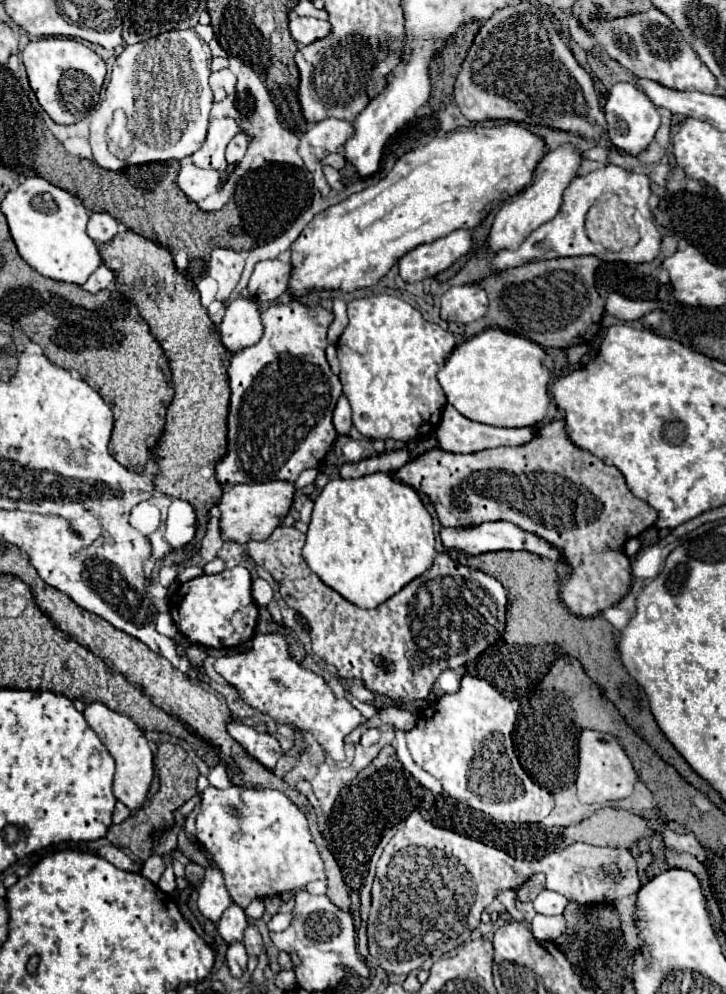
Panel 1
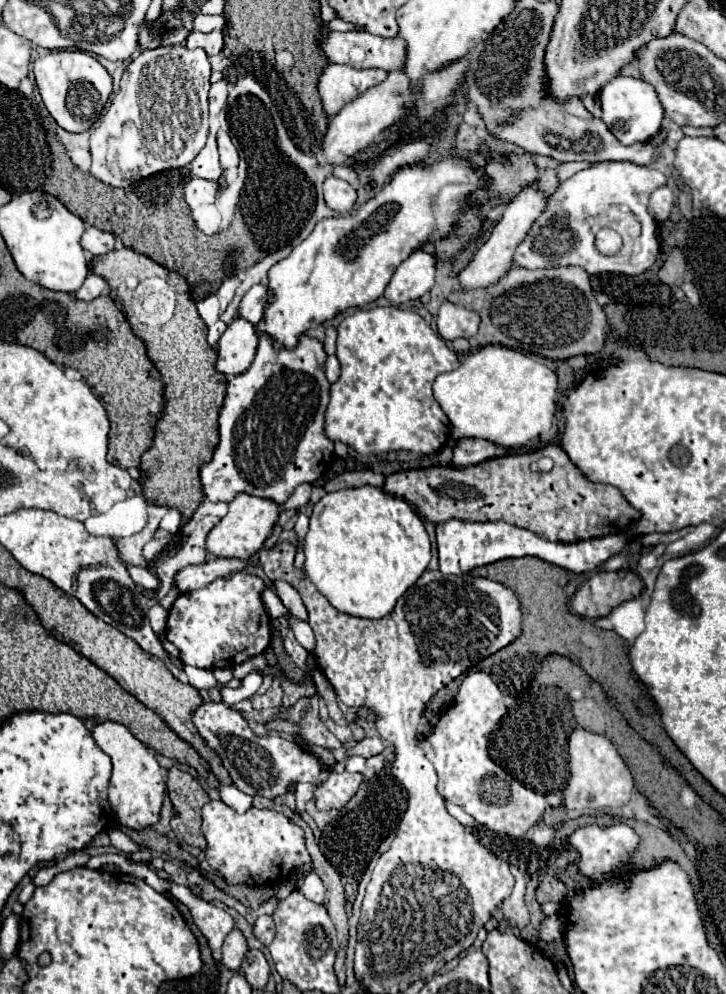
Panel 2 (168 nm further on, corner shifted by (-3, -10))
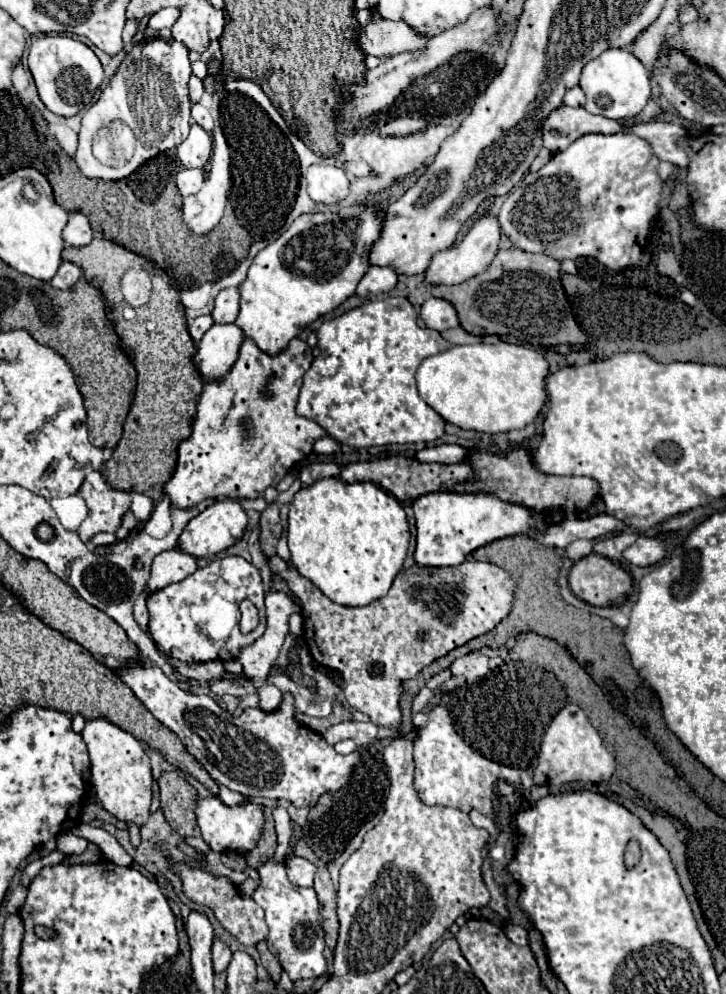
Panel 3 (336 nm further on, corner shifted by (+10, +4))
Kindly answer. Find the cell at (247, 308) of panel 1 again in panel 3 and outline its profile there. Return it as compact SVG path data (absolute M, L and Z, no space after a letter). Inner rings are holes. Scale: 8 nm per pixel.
M236 324L212 326L200 340L194 366L208 380L222 380L238 358L244 334Z

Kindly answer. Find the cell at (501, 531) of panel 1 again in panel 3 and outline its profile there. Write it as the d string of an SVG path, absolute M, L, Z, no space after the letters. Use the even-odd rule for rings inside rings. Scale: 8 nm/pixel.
M430 492L412 502L416 518L416 550L414 560L418 566L458 566L476 548L514 534L530 534L550 518L534 514L522 504L500 500L494 494L460 494L460 492Z

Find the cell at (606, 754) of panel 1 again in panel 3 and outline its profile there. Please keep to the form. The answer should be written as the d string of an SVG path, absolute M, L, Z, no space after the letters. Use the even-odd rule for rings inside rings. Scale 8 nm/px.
M568 704L554 716L548 730L544 732L534 766L534 782L548 786L560 786L564 782L602 782L610 780L614 768L614 756L604 748L600 734L588 722L582 708L576 704Z

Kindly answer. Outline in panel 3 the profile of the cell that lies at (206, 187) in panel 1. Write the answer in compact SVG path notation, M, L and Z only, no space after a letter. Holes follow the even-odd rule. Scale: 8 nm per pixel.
M182 170L176 176L176 184L178 184L178 190L182 196L196 194L204 184L204 172L202 170Z

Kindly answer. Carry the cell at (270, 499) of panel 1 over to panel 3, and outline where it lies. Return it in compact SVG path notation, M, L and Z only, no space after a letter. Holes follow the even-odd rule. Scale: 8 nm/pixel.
M232 498L216 500L212 506L208 506L204 512L200 512L196 518L192 518L186 524L184 532L178 538L178 550L186 552L194 558L216 556L216 554L224 552L226 548L234 546L242 538L246 524L248 524L248 516L238 500L232 500Z

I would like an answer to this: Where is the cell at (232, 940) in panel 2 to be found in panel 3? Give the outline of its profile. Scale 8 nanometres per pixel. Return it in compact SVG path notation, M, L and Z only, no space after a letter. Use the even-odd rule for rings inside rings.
M214 940L214 946L212 946L212 962L214 962L214 974L220 974L228 968L228 962L232 958L232 952L230 948L222 942L222 940Z

